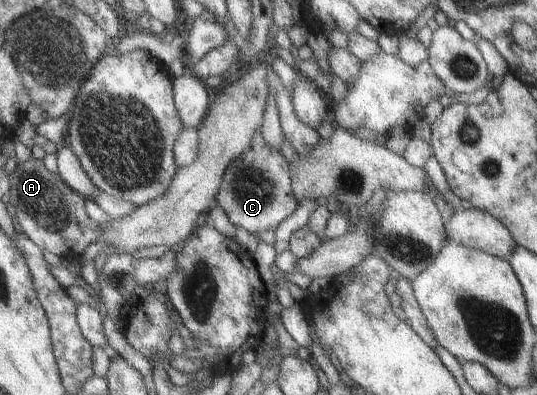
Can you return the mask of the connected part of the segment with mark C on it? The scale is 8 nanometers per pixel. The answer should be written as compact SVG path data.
M258 131L256 135L252 135L248 149L244 149L244 153L240 153L240 156L234 158L226 167L213 205L224 211L234 227L240 227L248 233L275 229L296 209L288 162L276 149L264 143Z

